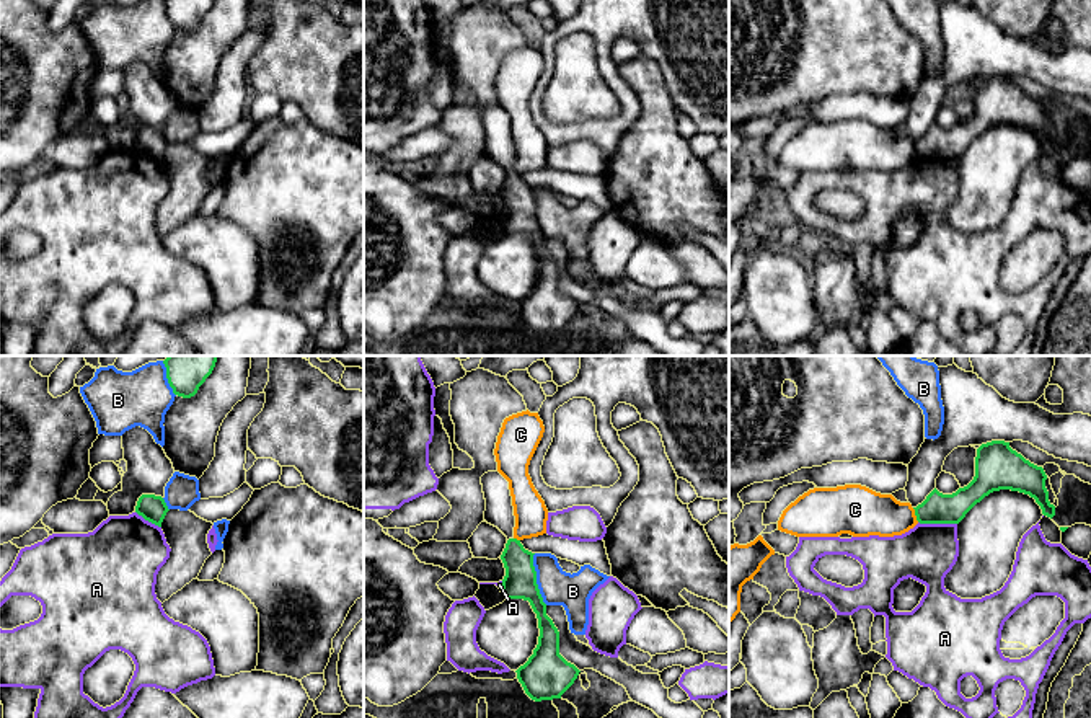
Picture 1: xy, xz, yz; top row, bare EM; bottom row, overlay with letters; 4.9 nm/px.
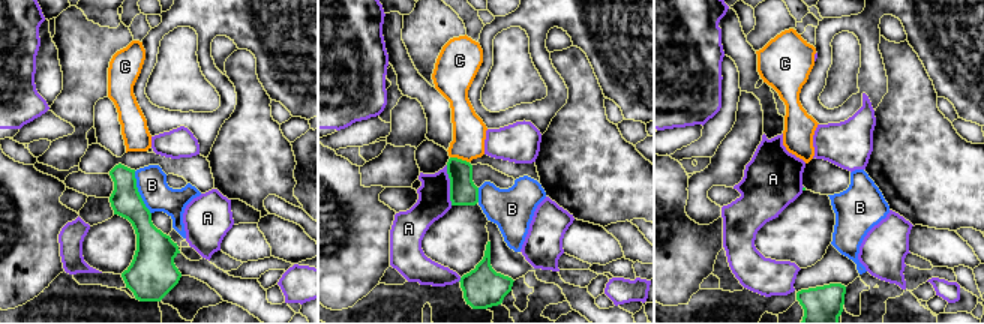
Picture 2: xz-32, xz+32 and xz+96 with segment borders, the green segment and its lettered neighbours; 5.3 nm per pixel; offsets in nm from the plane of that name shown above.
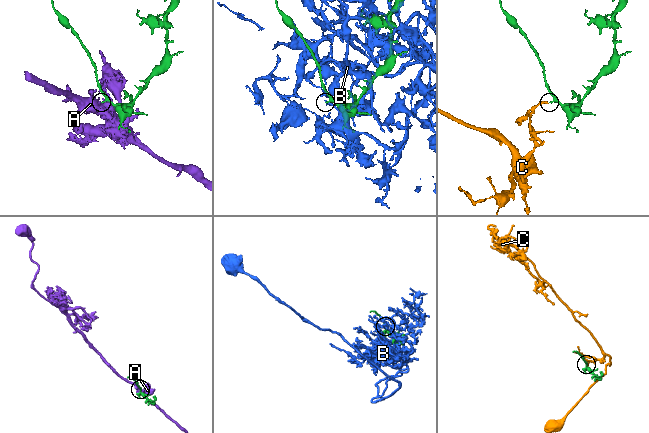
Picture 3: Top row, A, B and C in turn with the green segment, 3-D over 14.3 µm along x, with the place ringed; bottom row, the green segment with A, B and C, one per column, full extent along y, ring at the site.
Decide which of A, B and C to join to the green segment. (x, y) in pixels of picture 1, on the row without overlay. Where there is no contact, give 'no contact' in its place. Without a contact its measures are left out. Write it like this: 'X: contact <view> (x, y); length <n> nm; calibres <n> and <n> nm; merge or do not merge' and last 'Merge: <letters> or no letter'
A: contact yz (938, 157); length 190 nm; calibres 150 and 280 nm; do not merge
B: contact xz (535, 214); length 260 nm; calibres 160 and 180 nm; do not merge
C: contact yz (915, 149); length 80 nm; calibres 150 and 220 nm; do not merge
Merge: no letter

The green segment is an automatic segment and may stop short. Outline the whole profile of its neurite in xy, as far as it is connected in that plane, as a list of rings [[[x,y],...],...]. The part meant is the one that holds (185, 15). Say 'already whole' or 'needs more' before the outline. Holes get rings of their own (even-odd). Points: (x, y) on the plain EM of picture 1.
already whole | [[[165,0],[166,13],[173,28],[183,33],[191,33],[199,21],[212,8],[215,0]]]

